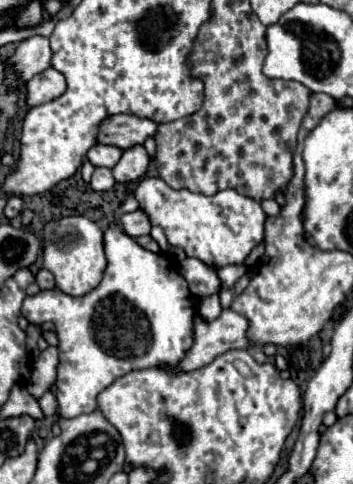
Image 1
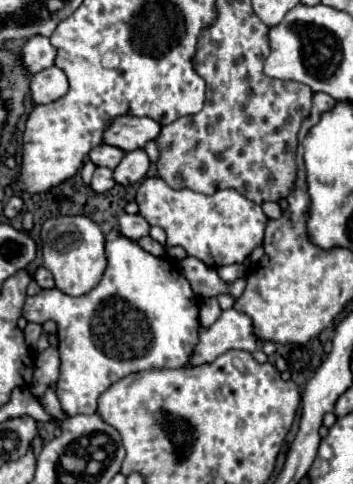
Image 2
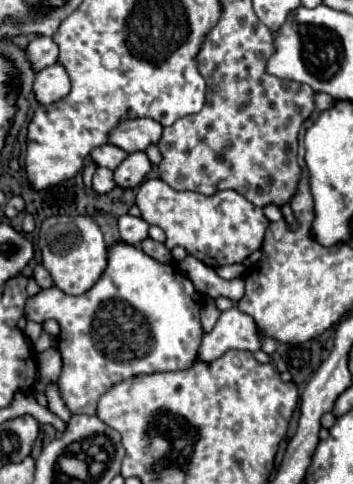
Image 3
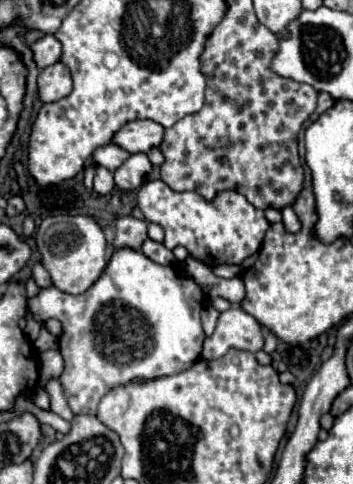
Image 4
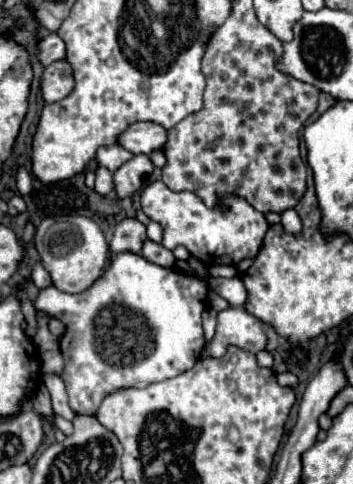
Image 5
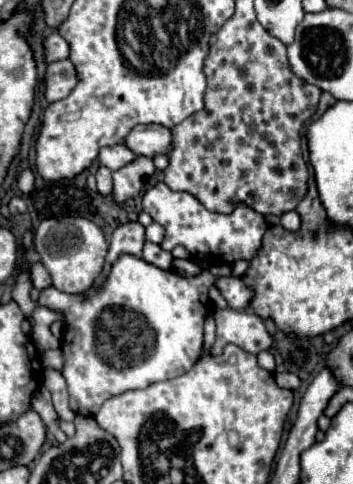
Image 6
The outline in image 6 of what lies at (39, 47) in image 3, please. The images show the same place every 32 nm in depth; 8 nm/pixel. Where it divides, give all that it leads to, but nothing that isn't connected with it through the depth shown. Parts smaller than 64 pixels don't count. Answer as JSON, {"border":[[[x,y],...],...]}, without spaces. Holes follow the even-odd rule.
{"border":[[[52,32],[46,38],[46,48],[48,48],[48,62],[54,62],[54,60],[70,56],[70,46],[58,32]]]}

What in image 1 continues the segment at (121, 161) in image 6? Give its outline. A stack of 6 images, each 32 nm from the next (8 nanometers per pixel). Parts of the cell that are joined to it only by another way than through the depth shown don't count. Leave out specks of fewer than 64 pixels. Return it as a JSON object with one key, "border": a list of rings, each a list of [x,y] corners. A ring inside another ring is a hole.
{"border":[[[96,144],[88,150],[88,160],[94,166],[106,166],[106,168],[114,168],[118,164],[118,160],[122,158],[122,150],[116,146],[104,146],[104,144]]]}

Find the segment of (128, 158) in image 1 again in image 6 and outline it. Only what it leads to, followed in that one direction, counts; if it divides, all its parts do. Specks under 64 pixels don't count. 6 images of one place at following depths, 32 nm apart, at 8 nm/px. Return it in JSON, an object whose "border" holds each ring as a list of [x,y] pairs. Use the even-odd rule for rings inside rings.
{"border":[[[138,156],[132,164],[120,168],[114,172],[114,190],[112,190],[112,196],[116,202],[126,202],[134,196],[138,196],[144,186],[146,186],[146,180],[152,178],[154,174],[154,164],[152,160],[144,158],[144,156]]]}

